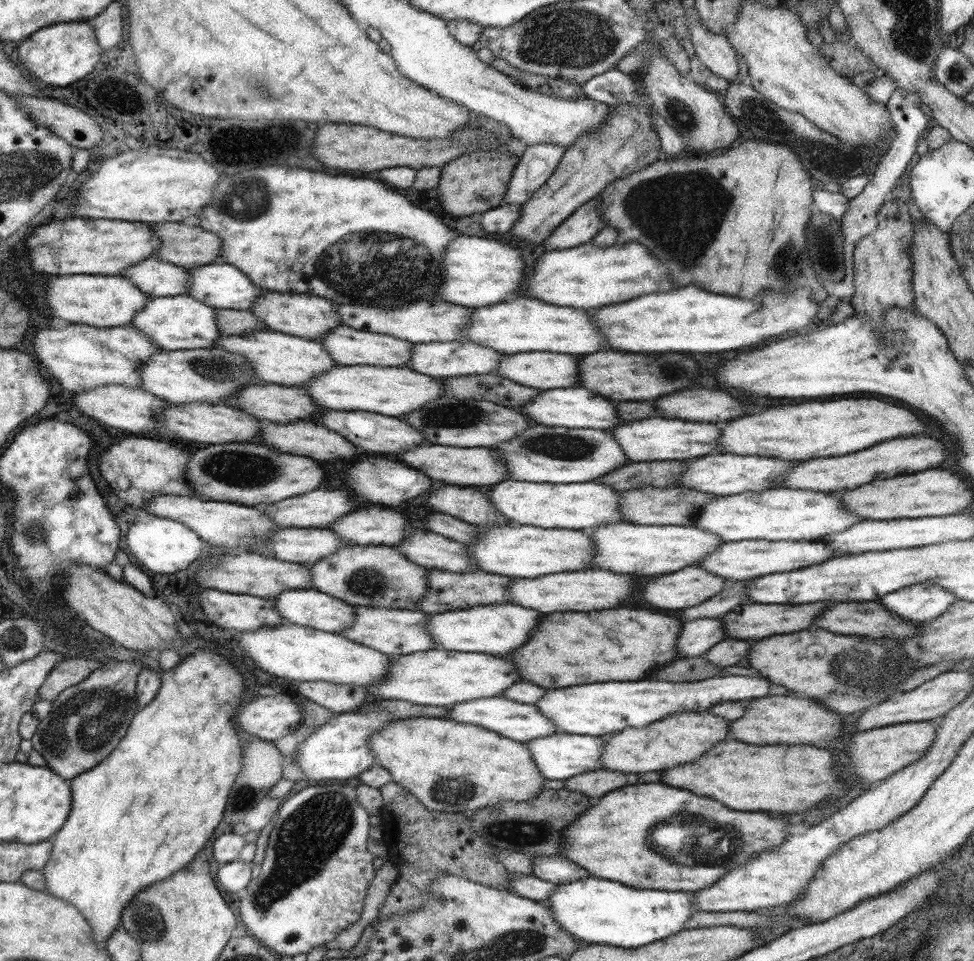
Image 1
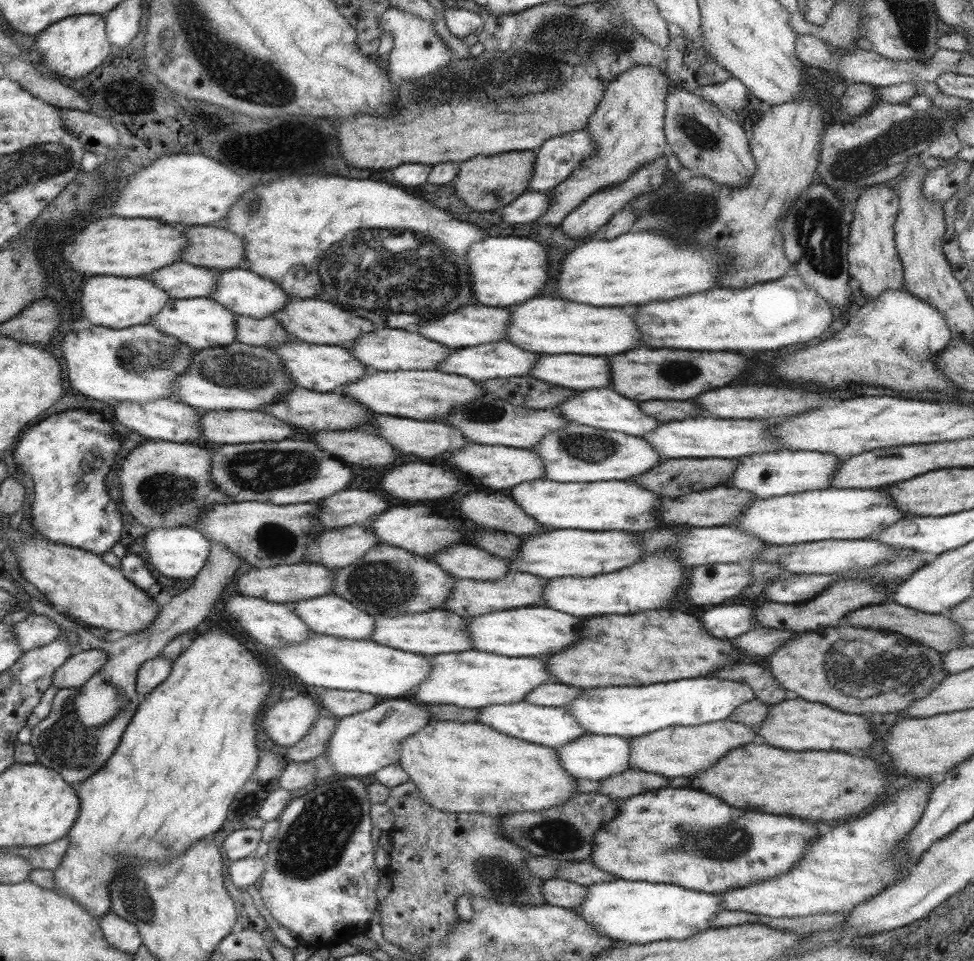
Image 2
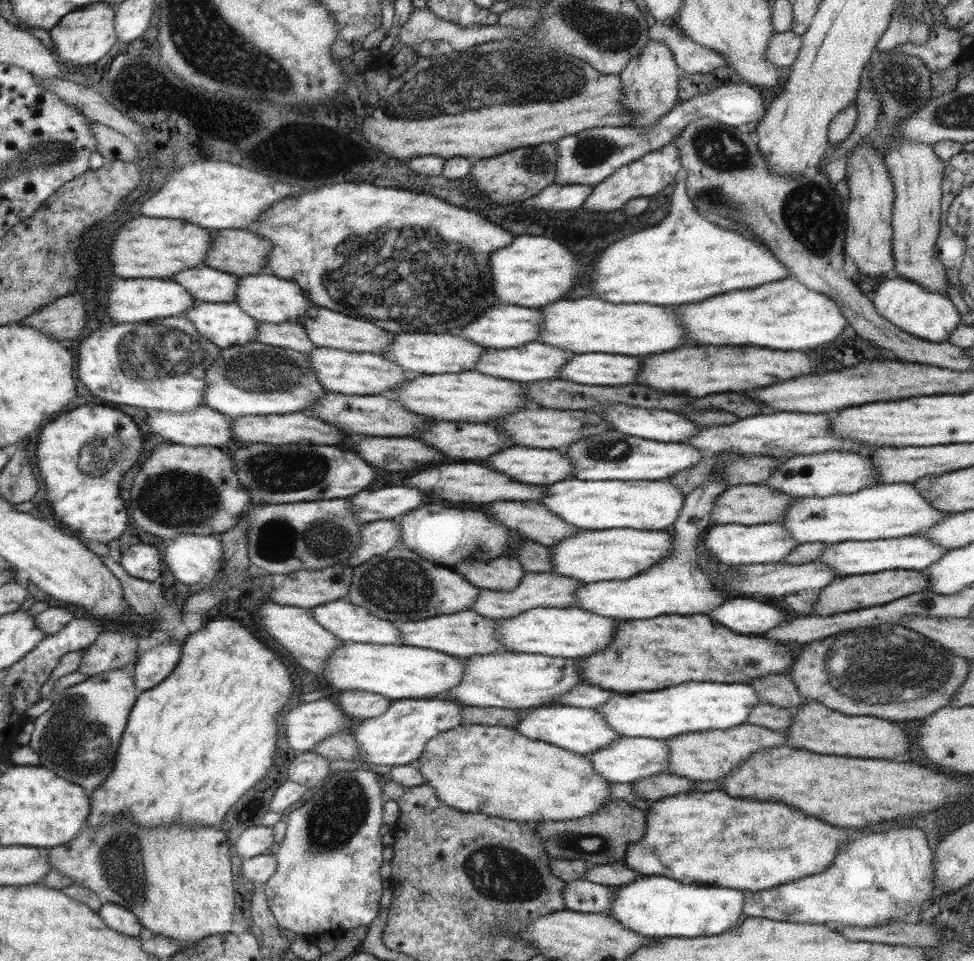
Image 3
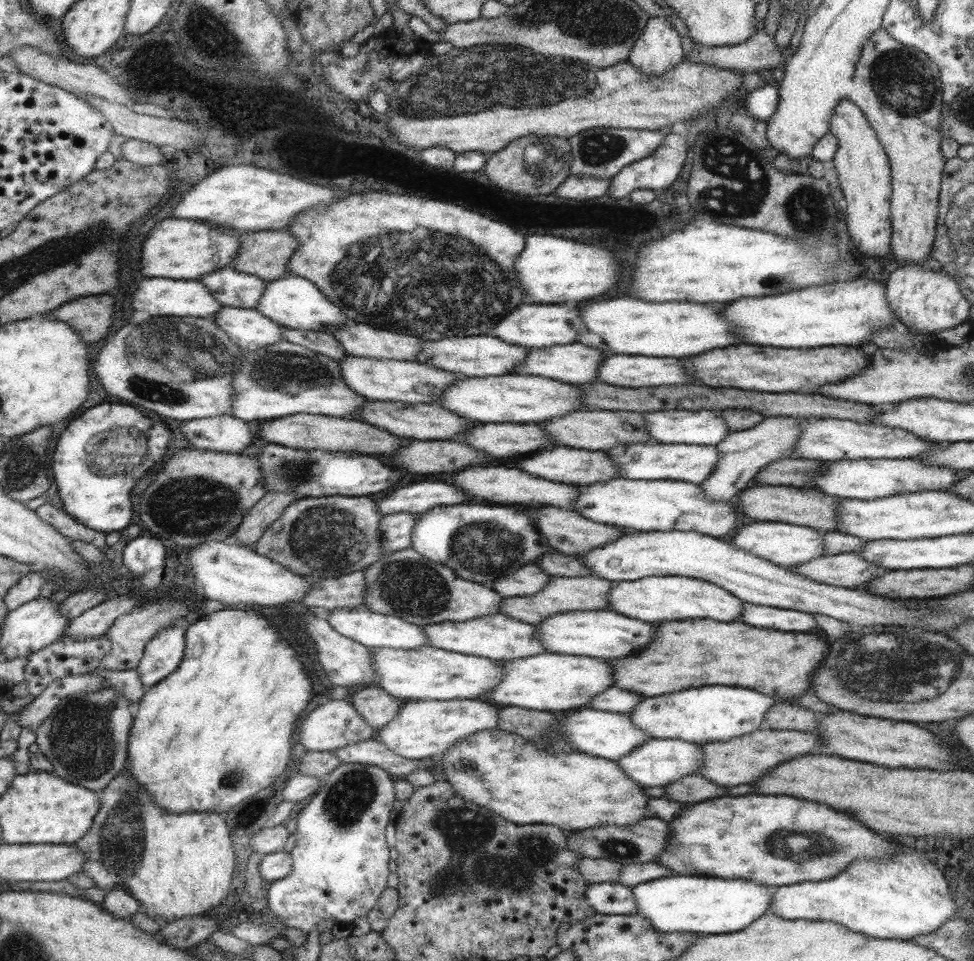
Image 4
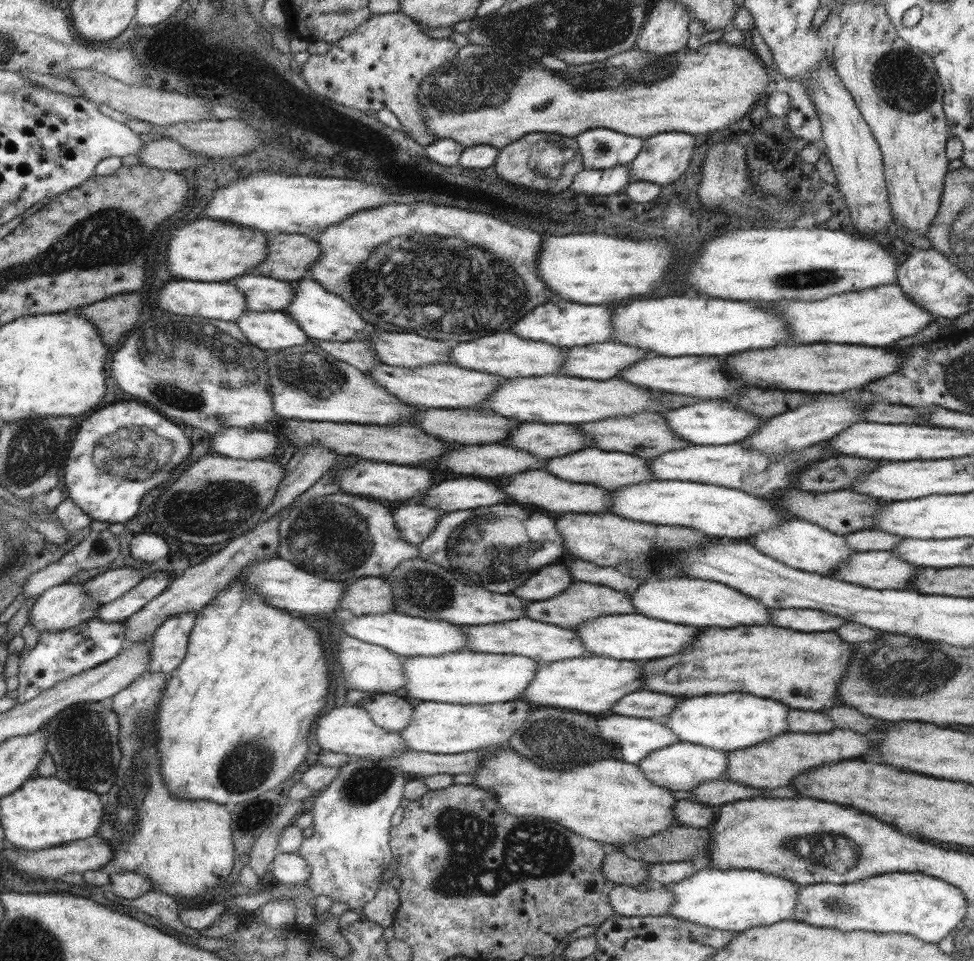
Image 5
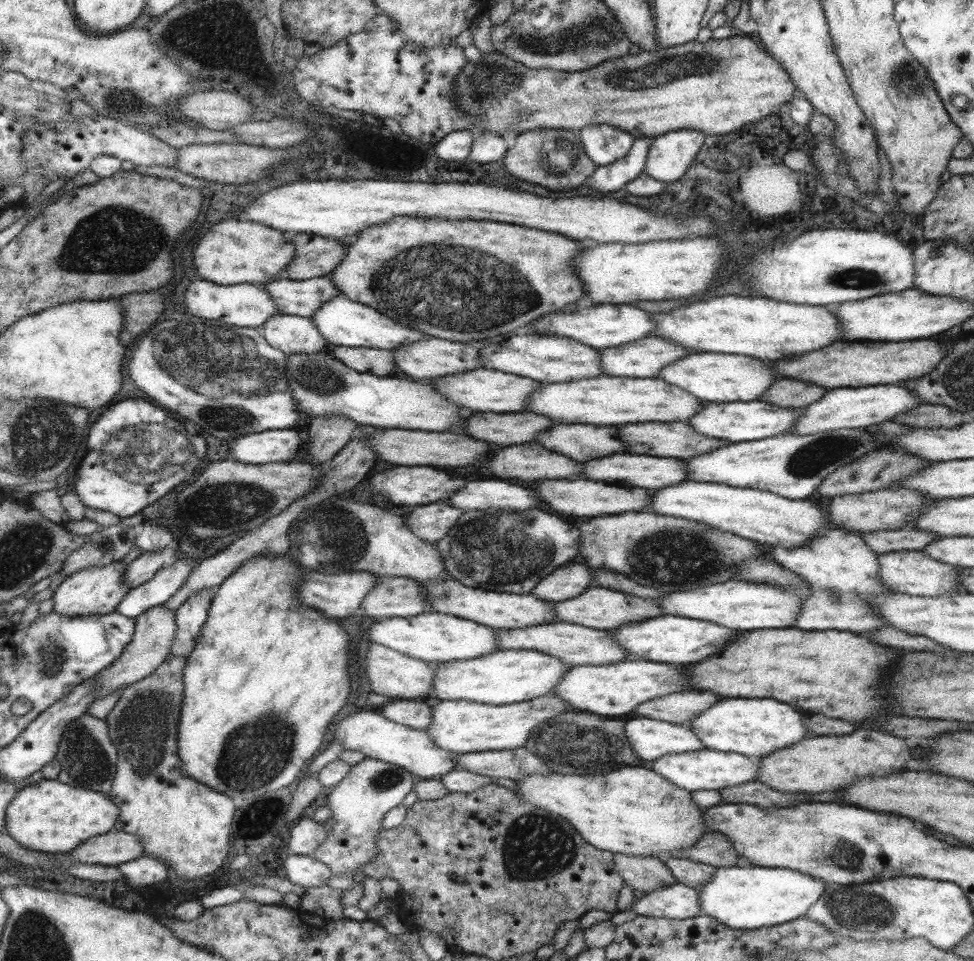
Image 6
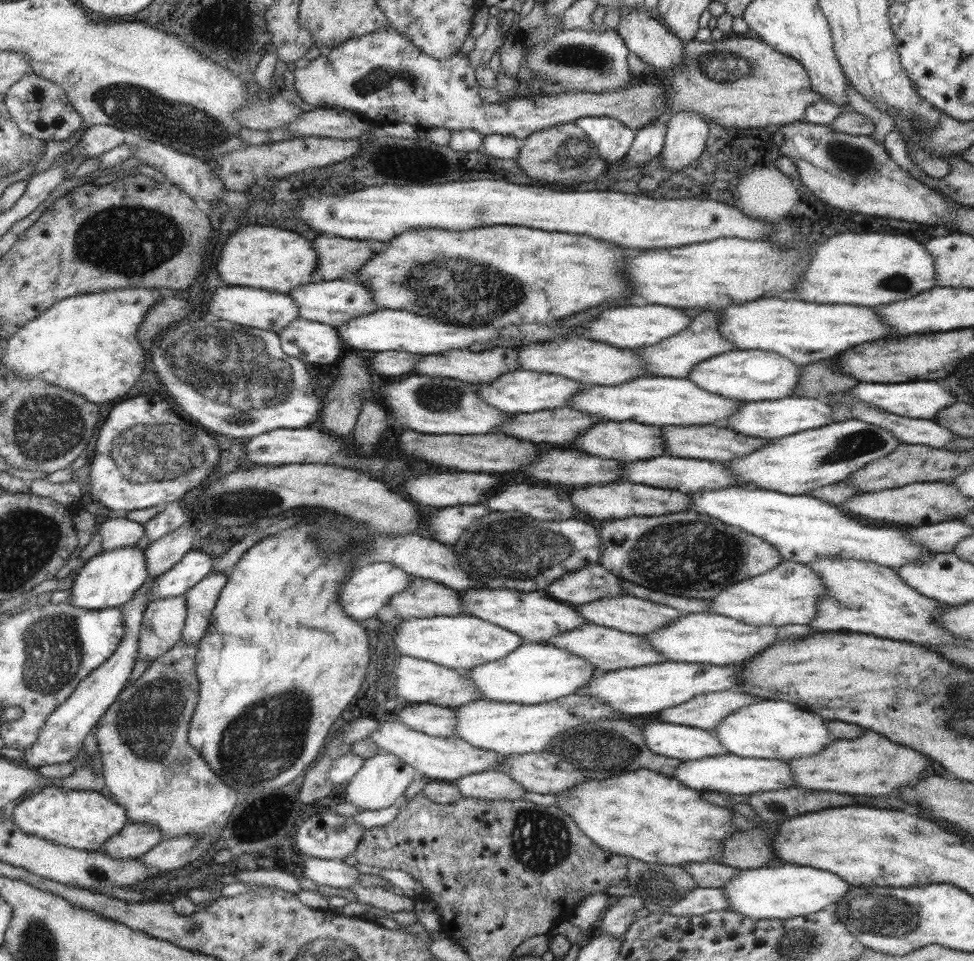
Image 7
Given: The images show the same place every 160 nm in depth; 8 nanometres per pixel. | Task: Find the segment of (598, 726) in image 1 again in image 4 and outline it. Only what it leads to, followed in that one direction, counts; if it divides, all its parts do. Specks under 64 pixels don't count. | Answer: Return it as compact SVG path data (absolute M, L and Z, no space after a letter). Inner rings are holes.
M707 686L700 688L689 688L672 694L652 696L651 698L641 698L635 704L633 710L627 716L632 723L643 729L649 736L656 739L678 739L695 745L705 745L709 743L727 743L730 739L761 729L765 713L774 705L773 697L753 689L733 686Z

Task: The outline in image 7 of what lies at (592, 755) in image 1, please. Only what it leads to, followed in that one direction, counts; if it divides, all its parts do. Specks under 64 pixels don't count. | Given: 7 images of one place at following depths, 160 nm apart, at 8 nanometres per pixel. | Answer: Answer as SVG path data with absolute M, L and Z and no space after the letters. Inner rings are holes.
M731 754L717 755L699 760L683 760L672 774L672 778L699 793L719 791L726 794L745 794L783 790L794 786L794 776L786 761L737 757Z

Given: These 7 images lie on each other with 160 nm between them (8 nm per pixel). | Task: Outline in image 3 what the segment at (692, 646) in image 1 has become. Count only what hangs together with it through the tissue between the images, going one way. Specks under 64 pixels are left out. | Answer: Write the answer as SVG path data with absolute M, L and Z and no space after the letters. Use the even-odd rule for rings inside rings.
M731 596L727 597L721 607L707 614L713 622L725 628L733 628L733 632L745 632L745 634L763 634L771 628L777 628L781 622L786 620L785 614L777 608L773 608L761 600L757 601L754 597L749 596Z

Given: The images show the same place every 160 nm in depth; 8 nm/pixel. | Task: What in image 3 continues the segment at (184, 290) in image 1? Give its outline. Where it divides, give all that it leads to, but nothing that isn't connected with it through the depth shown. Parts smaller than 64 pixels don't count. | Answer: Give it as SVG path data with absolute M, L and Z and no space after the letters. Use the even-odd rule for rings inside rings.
M198 266L181 271L171 277L175 284L186 288L191 296L197 301L203 302L227 302L233 303L236 299L236 290L238 290L237 277L232 274L219 272L217 269L207 268L207 266Z

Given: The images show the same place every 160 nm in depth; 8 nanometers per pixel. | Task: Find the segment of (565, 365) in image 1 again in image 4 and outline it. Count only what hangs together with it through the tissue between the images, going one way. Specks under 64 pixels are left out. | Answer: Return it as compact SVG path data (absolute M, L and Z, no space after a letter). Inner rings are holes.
M606 355L600 362L601 382L621 388L675 386L687 382L682 362L671 357Z

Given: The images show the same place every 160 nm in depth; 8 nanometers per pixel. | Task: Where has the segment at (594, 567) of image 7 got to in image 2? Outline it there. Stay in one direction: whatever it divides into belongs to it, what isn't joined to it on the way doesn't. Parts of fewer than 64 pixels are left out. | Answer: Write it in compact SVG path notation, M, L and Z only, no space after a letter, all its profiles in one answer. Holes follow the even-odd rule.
M454 544L428 558L457 579L495 582L510 571L507 561L484 549L478 549L473 544Z

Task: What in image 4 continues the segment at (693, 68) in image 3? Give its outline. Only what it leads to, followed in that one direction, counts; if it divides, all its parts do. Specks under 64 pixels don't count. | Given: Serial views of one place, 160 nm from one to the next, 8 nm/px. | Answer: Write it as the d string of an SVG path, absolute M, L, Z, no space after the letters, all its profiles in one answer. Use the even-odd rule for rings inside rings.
M758 31L747 40L731 46L702 46L686 55L686 59L743 73L759 73L759 70L785 66L786 59L781 55L782 49L767 33Z

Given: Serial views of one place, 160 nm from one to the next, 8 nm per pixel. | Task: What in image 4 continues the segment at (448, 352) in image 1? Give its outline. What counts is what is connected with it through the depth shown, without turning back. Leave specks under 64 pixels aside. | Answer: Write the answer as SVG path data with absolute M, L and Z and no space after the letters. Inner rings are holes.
M563 344L547 348L528 349L528 358L524 358L518 368L512 373L549 377L570 385L589 384L597 382L598 368L604 356L609 355L597 348L581 346L581 344Z

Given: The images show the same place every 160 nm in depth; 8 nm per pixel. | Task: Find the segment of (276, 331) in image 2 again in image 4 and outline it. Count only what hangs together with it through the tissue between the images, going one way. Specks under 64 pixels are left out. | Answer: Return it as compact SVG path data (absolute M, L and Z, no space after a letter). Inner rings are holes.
M285 328L282 340L291 344L303 345L305 348L324 354L336 361L348 356L341 343L337 342L329 333Z

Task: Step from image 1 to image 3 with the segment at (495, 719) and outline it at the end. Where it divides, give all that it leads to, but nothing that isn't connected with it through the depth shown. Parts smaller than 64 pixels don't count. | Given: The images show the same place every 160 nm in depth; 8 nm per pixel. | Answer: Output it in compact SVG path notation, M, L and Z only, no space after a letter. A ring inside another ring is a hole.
M551 705L532 707L531 709L518 709L520 720L511 726L518 733L531 738L531 740L544 741L546 744L555 745L556 748L573 752L577 755L591 755L613 741L617 741L618 732L614 731L595 709L575 708L573 706Z

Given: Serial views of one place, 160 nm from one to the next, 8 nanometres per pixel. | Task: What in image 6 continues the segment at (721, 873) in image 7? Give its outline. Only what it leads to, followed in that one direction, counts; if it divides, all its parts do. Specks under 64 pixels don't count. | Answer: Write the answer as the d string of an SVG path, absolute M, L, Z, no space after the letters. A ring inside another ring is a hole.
M677 856L675 858L667 858L664 864L675 877L677 883L692 889L707 884L716 871L716 867L714 866L690 861Z

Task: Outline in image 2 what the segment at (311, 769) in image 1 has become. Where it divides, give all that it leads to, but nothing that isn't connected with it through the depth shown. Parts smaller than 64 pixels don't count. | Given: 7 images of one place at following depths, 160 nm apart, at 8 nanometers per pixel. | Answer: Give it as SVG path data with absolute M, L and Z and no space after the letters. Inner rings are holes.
M407 697L378 702L369 710L340 718L327 741L323 757L328 758L335 773L368 780L380 768L397 763L400 760L397 756L399 741L421 731L430 721L430 714Z

